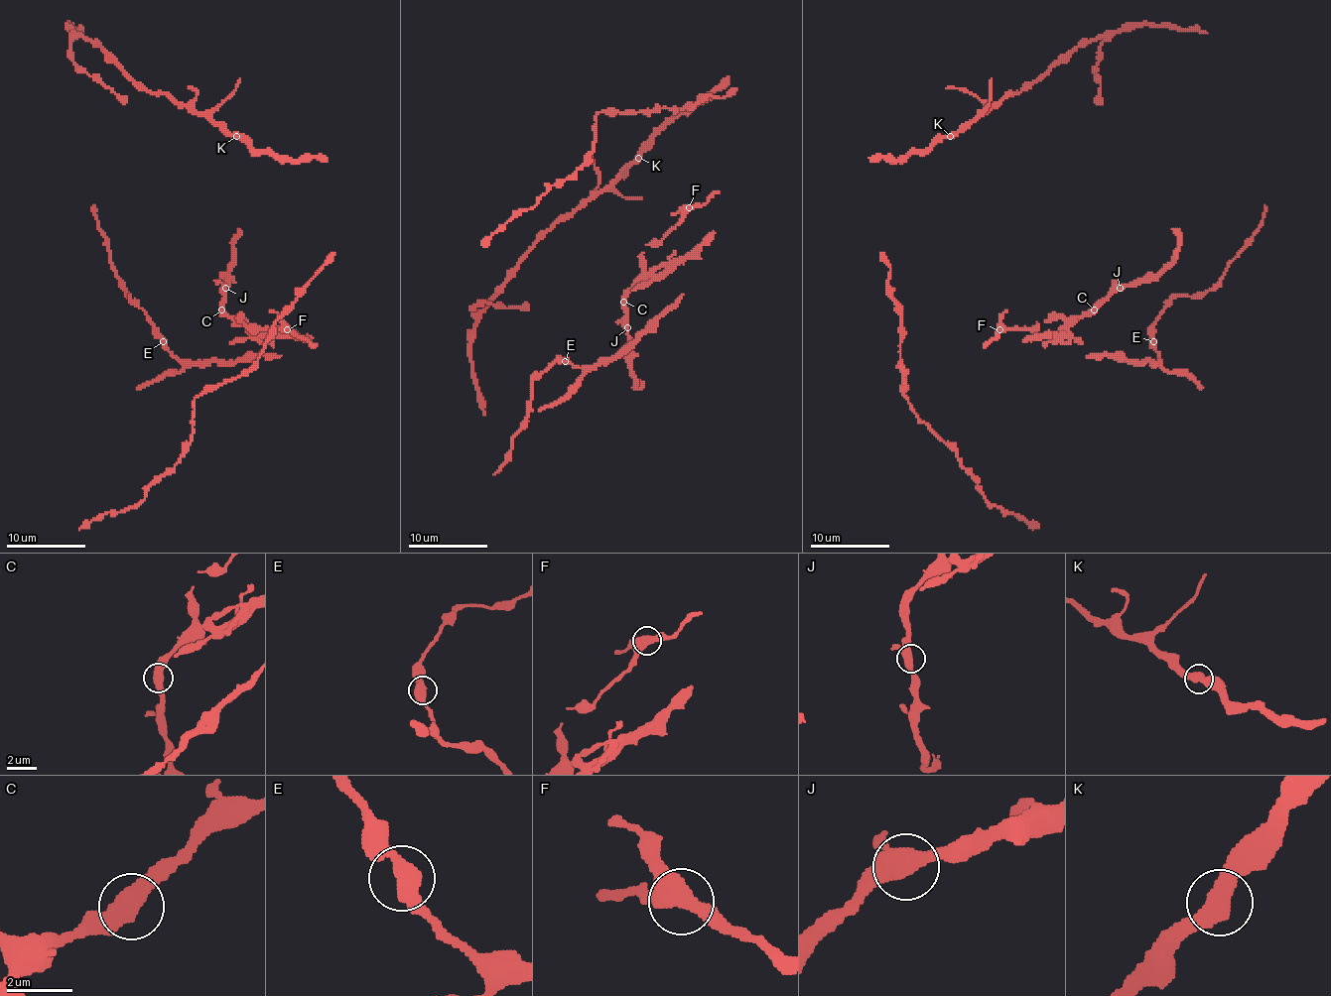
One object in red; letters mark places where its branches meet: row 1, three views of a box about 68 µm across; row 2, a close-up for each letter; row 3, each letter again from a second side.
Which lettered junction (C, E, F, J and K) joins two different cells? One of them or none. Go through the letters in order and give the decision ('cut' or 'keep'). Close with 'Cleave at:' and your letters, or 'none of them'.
C: keep
E: keep
F: keep
J: keep
K: keep
Cleave at: none of them

